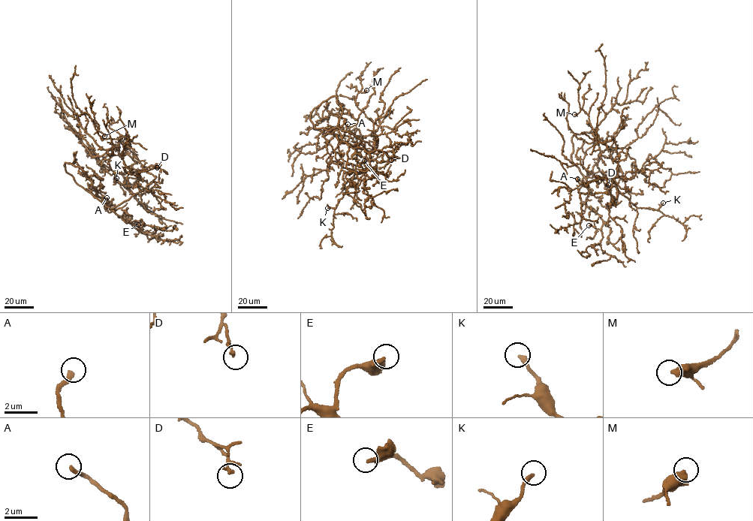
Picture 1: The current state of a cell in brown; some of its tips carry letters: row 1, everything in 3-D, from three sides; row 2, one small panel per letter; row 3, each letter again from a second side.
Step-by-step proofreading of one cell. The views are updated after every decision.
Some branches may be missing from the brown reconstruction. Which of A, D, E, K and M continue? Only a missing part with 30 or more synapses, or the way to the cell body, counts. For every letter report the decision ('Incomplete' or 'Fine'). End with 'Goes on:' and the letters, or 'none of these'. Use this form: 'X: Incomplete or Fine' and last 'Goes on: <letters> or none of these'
A: Incomplete
D: Fine
E: Fine
K: Incomplete
M: Fine
Goes on: A, K

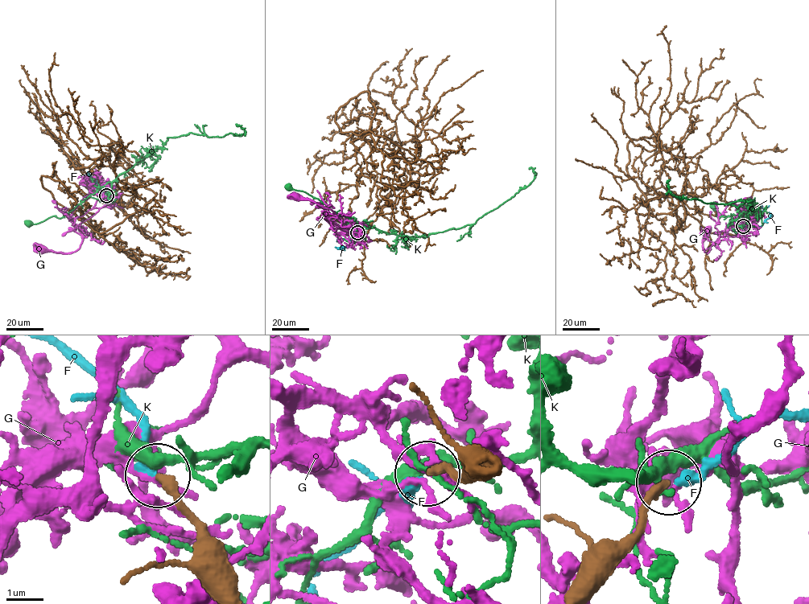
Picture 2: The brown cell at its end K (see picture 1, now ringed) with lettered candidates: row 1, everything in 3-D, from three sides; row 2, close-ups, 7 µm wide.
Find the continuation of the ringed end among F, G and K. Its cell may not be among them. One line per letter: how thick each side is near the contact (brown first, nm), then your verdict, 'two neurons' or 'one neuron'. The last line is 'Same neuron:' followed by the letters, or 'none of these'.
F: calibres 240 and 300 nm; one neuron
G: calibres 240 and 150 nm; two neurons
K: calibres 240 and 260 nm; two neurons
Same neuron: F

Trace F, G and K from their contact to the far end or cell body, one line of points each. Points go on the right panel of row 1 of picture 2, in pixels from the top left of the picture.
F: (744, 226), (752, 223), (761, 226), (770, 215)
G: (744, 227), (743, 223), (732, 231), (729, 229), (703, 250), (706, 232)
K: (743, 226), (737, 224), (740, 213), (717, 216), (717, 211), (713, 210), (714, 206)

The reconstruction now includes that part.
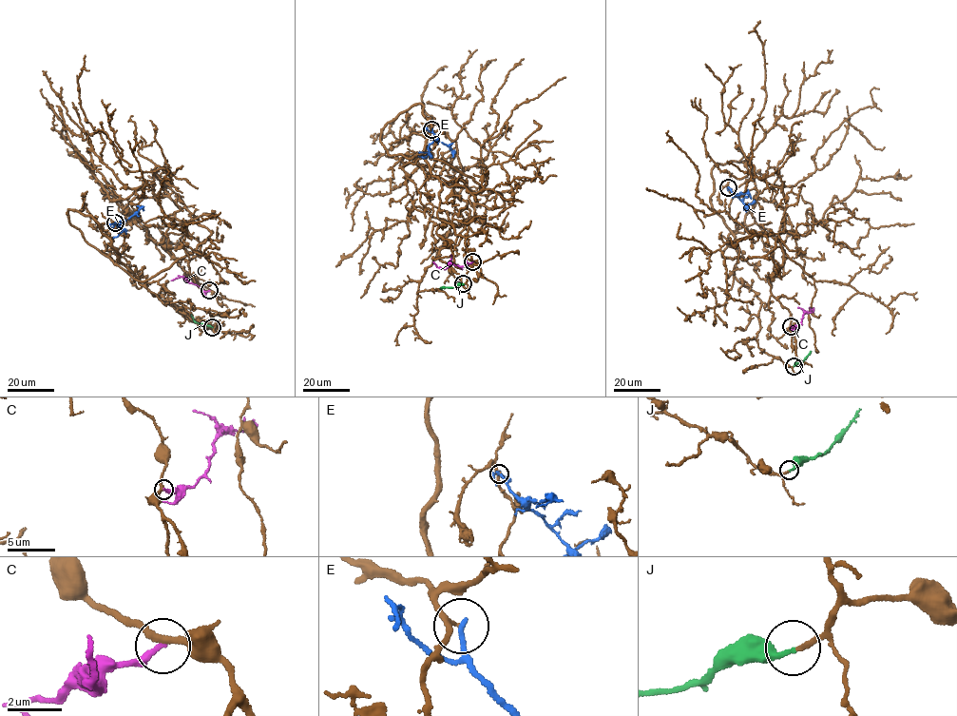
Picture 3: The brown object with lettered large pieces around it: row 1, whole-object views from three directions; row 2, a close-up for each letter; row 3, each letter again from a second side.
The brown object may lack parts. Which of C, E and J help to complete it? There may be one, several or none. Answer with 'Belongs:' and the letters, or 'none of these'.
Belongs: J

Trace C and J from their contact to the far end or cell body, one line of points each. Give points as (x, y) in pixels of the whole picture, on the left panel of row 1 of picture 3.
C: (209, 290), (189, 282), (184, 277), (171, 280)
J: (213, 327), (197, 323), (191, 314)

